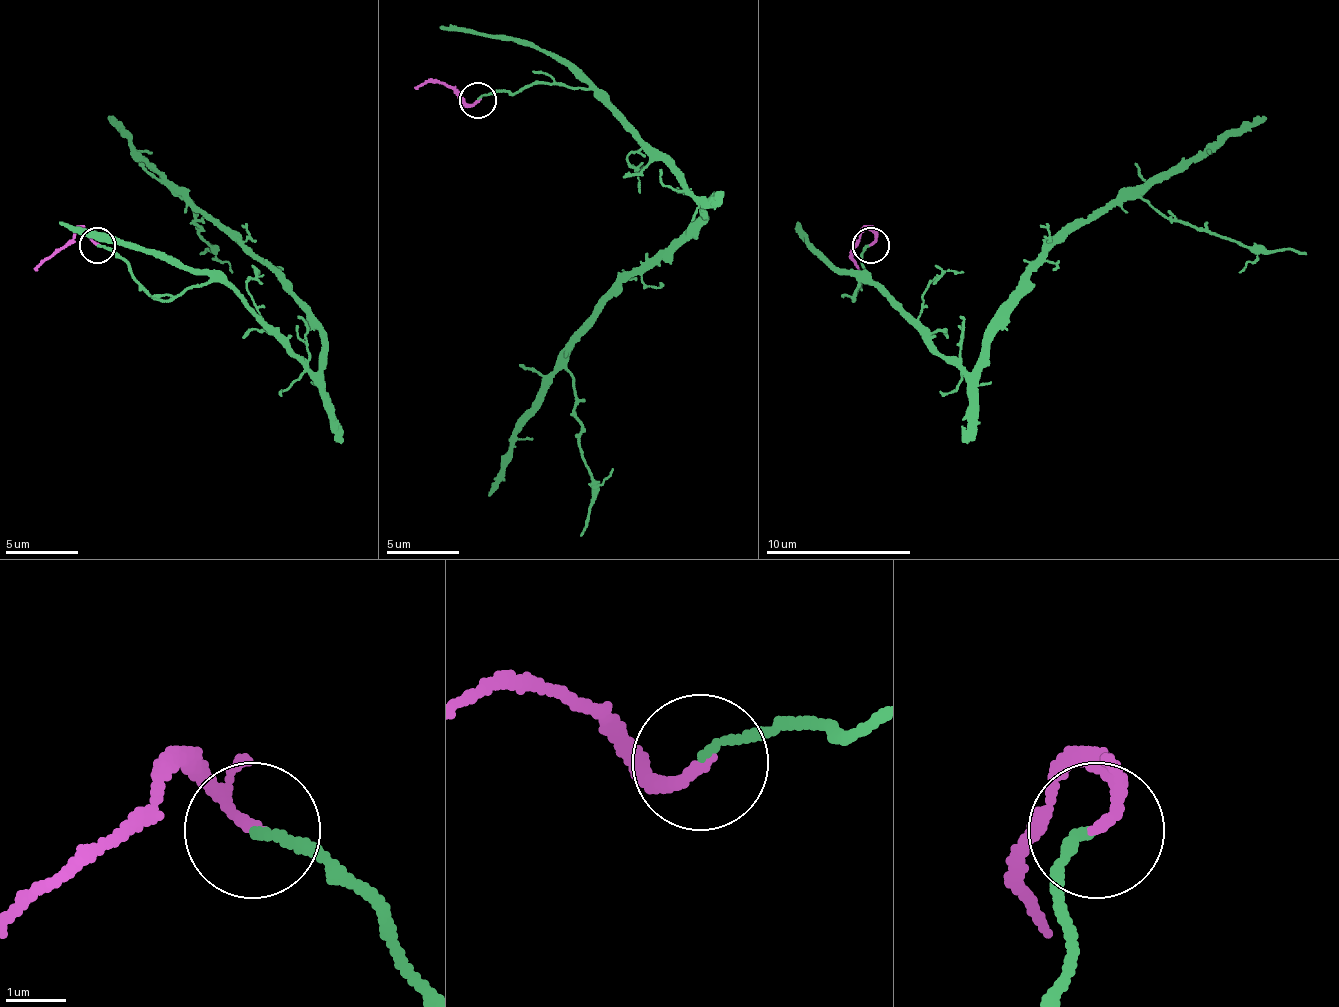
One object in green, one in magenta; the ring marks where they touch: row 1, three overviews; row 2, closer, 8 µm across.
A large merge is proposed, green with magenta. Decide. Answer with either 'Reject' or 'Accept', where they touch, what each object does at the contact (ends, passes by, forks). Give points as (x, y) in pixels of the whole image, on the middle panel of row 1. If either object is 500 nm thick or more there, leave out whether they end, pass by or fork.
Accept. Place: (477, 100). At the ring green ends. At the ring magenta passes by

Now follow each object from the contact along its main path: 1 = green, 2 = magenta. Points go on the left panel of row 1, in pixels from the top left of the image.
1: (98, 246), (152, 297), (225, 282), (320, 370), (320, 330), (295, 293), (185, 198), (211, 246), (200, 253)
2: (98, 246), (87, 235), (76, 231), (32, 268)

